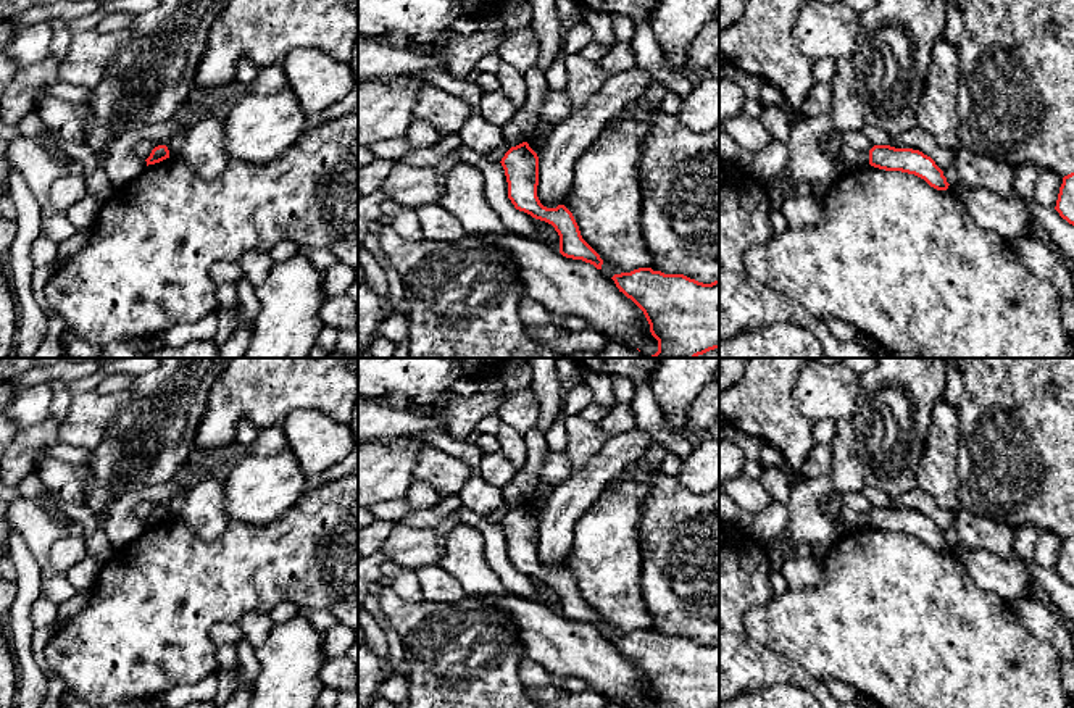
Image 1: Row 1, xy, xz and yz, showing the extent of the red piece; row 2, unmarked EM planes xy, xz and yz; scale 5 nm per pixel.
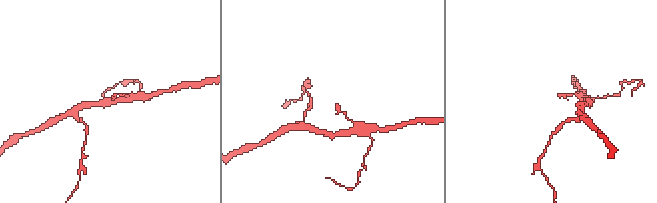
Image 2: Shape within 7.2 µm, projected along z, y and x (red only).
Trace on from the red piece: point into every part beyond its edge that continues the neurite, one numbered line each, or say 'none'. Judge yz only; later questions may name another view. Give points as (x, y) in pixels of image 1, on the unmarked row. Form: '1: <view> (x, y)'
none

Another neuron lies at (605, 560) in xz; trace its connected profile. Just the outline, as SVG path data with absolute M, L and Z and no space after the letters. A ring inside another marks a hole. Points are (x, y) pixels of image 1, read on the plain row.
M627 477L613 482L582 514L564 566L582 600L603 621L606 639L651 629L653 618L642 597L639 529L648 484Z

